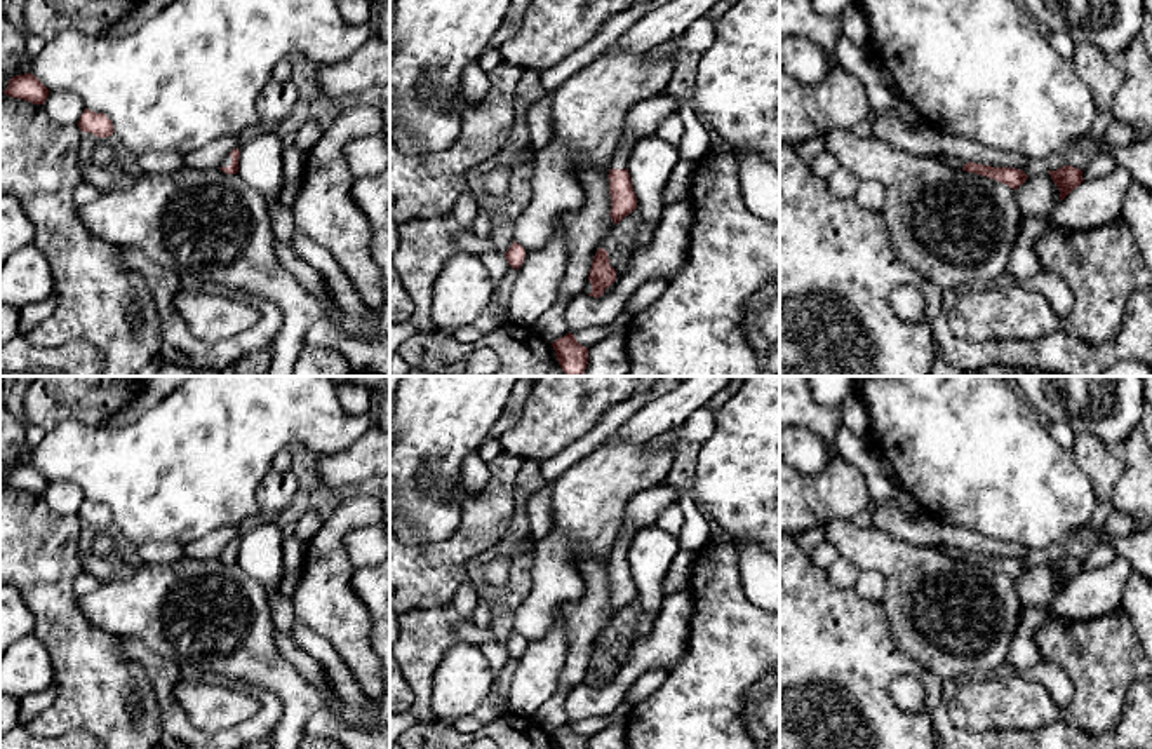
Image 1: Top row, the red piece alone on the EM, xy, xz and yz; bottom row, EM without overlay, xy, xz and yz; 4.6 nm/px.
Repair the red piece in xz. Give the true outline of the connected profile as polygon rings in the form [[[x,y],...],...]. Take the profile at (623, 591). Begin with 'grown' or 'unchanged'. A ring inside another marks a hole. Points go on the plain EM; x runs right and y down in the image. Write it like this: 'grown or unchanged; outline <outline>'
grown; outline [[[668,482],[639,491],[628,503],[628,519],[621,536],[609,554],[611,610],[620,613],[637,597],[637,587],[628,564],[628,549],[637,530],[654,524],[658,516],[677,502],[677,489]]]

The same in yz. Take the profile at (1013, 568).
grown; outline [[[934,547],[934,549],[938,549],[940,552],[957,561],[968,561],[968,563],[975,563],[980,566],[987,566],[990,570],[1008,575],[1013,580],[1023,575],[1025,570],[1028,568],[1023,561],[1013,559],[1013,557],[992,557],[992,556],[981,556],[975,552],[964,554],[962,550],[954,549],[954,547]]]

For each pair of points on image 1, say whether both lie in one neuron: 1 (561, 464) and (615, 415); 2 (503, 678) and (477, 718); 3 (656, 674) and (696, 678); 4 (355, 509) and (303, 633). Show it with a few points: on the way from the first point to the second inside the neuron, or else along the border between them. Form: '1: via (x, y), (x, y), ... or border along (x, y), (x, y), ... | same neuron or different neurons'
1: via (575, 453), (602, 429) | same neuron
2: via (500, 688), (488, 708) | same neuron
3: border along (669, 673), (655, 690), (637, 702) | different neurons
4: border along (296, 619), (321, 634), (336, 652) | different neurons

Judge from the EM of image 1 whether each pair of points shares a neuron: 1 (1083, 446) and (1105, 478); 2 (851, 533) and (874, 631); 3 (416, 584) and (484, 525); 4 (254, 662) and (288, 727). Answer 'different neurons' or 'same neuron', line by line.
1: same neuron
2: different neurons
3: same neuron
4: same neuron

